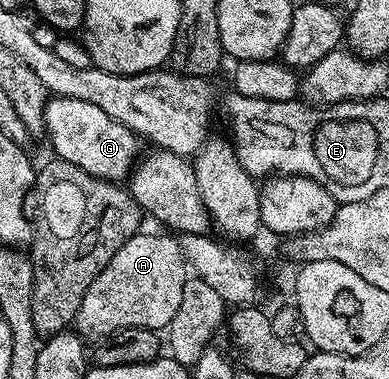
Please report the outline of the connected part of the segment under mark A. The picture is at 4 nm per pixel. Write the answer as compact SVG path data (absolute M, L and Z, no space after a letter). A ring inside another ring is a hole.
M141 232L126 240L126 244L122 244L122 248L114 252L110 264L106 264L106 268L98 272L90 288L86 288L86 296L82 296L82 304L76 313L74 330L81 338L99 340L122 328L146 328L160 332L168 327L170 320L174 320L174 312L178 312L178 304L182 304L182 288L186 288L190 270L179 241L171 233L160 233L164 234Z

